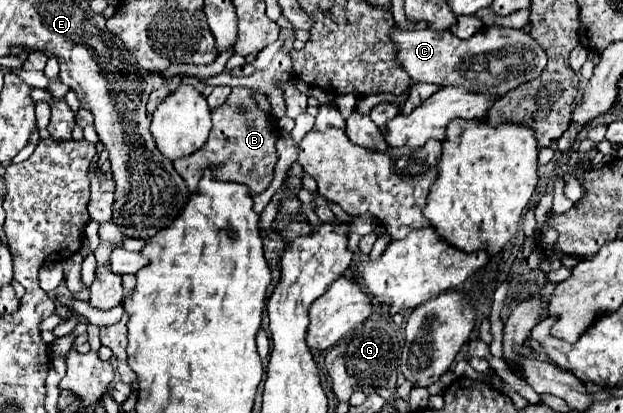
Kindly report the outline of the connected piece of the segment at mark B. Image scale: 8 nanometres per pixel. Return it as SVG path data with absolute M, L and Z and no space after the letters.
M233 87L229 99L221 107L213 109L213 129L207 145L195 151L195 155L179 159L179 163L173 165L185 179L191 195L197 191L197 183L203 177L203 171L211 167L217 181L243 183L249 189L249 195L255 197L263 193L273 181L275 165L279 159L275 149L277 137L279 137L277 123L273 121L271 115L267 115L257 107L253 91L247 91L243 87Z

